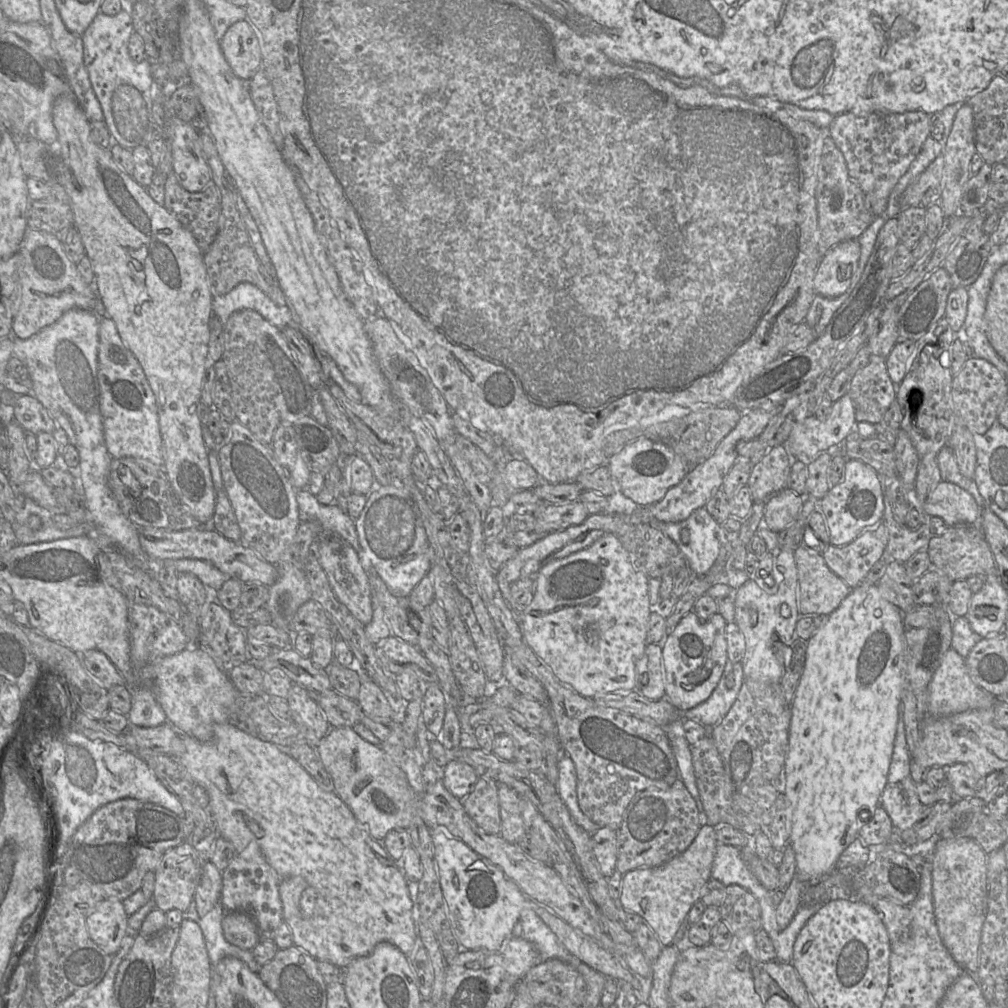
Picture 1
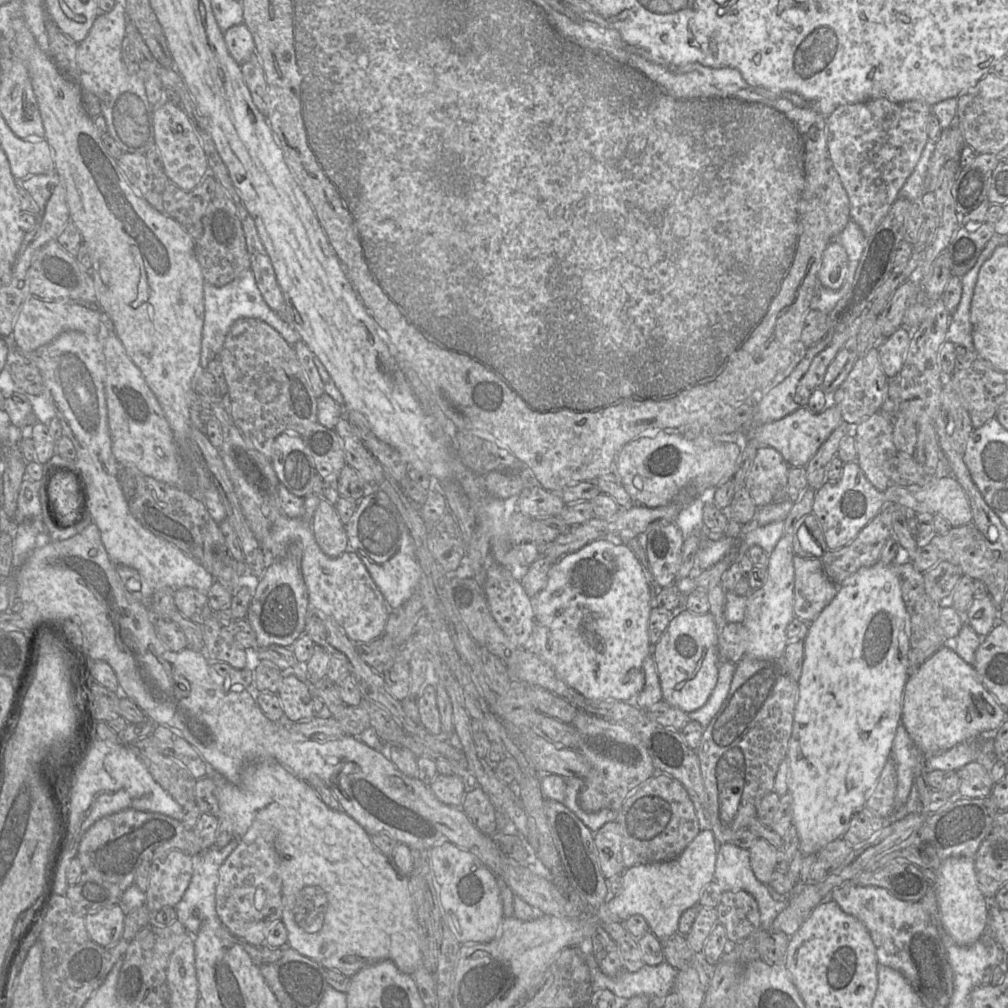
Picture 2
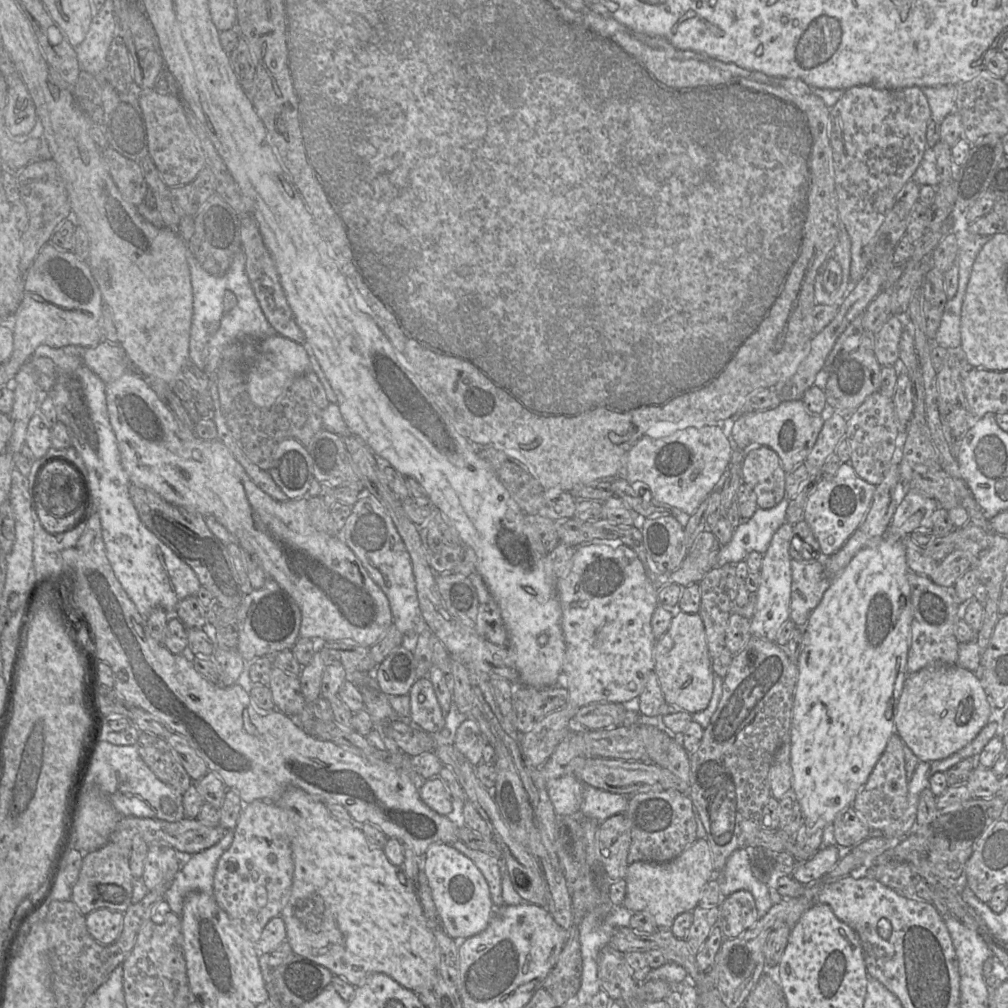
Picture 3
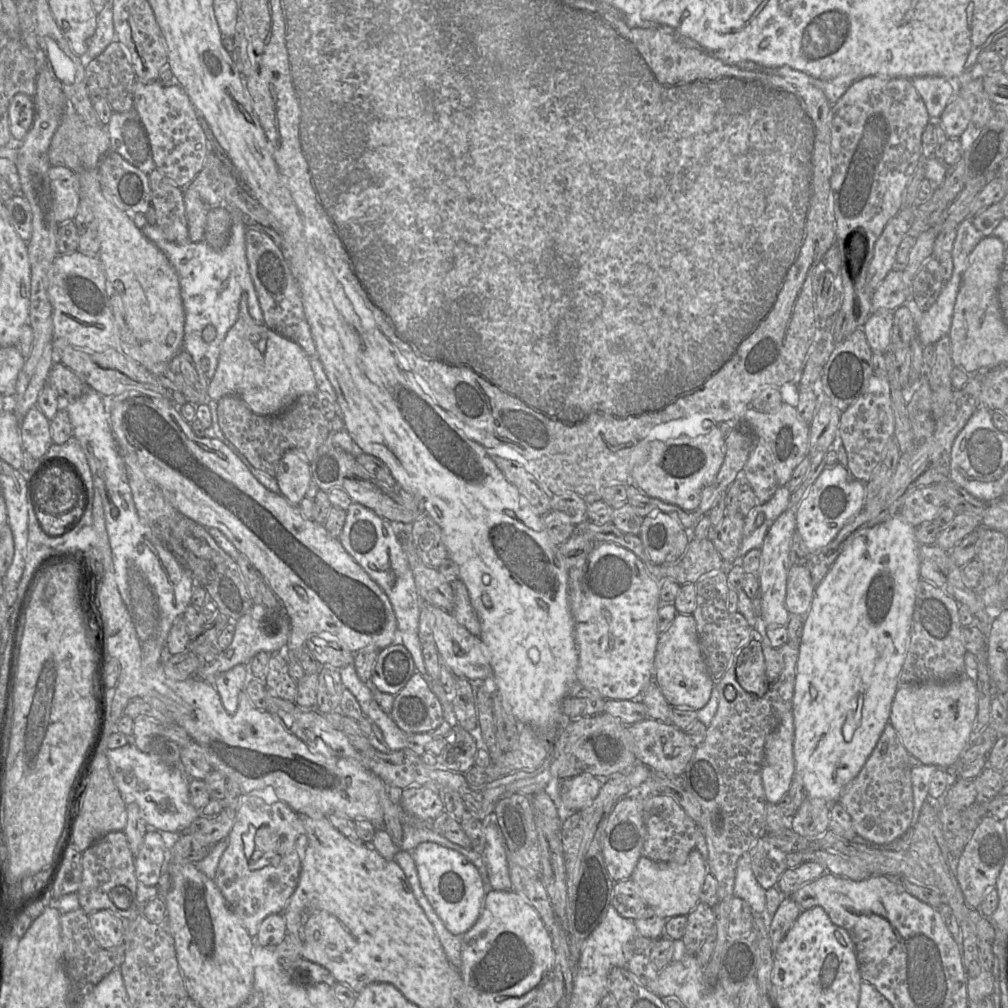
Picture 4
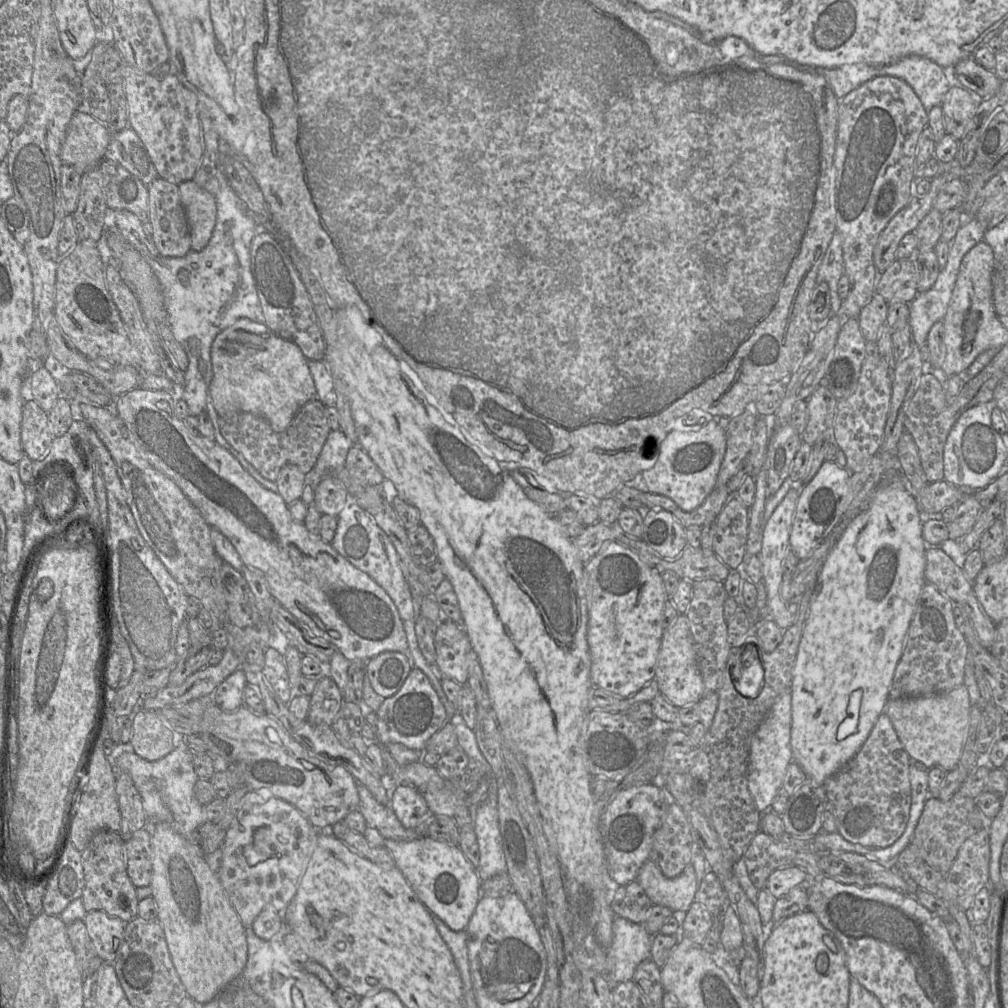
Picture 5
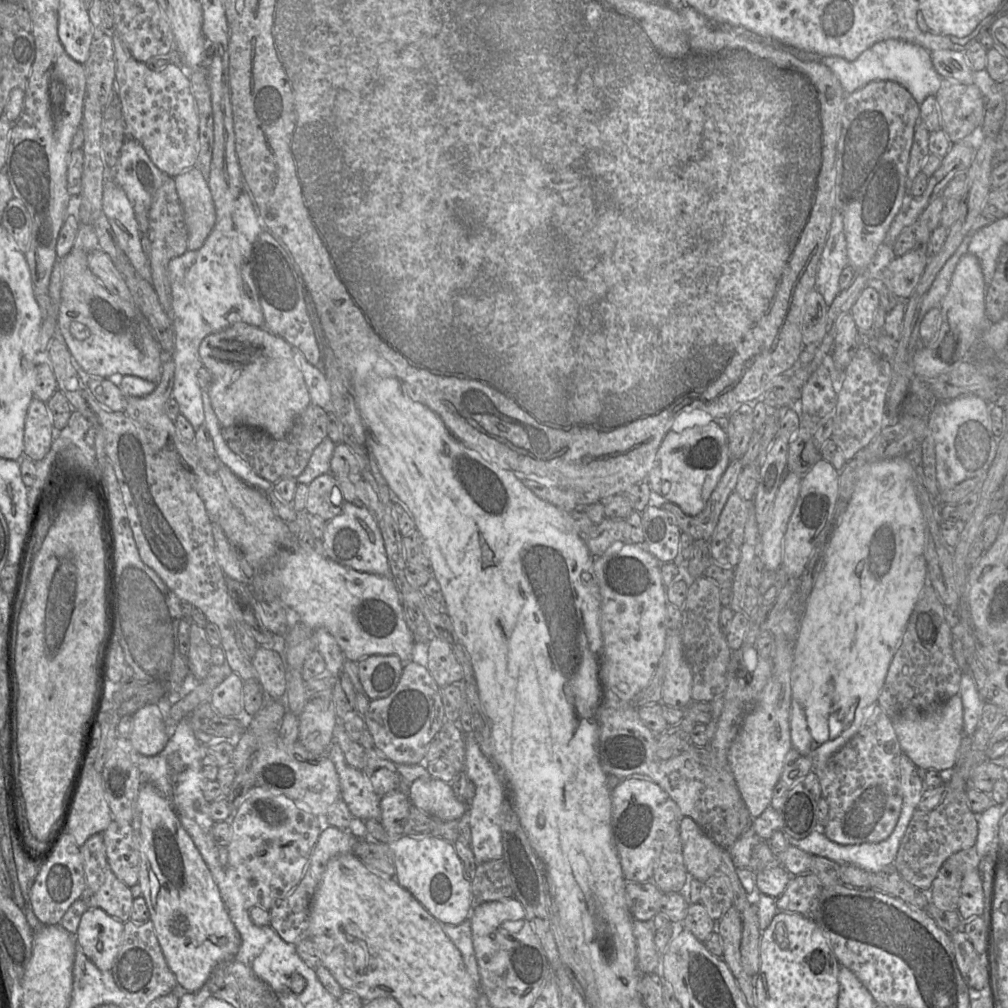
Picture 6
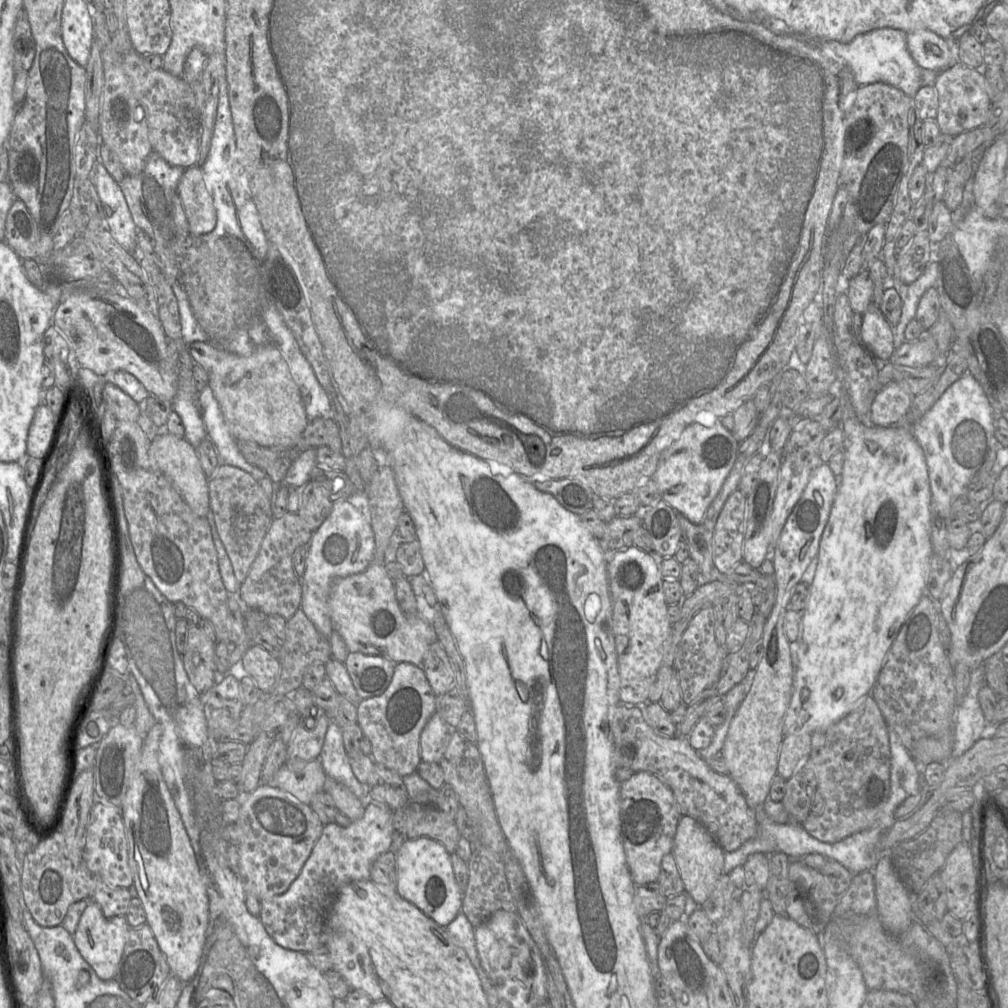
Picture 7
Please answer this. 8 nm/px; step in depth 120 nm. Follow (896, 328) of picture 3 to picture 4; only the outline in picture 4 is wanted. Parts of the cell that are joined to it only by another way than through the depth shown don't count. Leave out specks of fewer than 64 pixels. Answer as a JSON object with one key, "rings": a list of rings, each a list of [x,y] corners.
{"rings":[[[873,311],[866,320],[863,331],[872,351],[885,353],[891,349],[891,331],[893,326],[893,311]]]}

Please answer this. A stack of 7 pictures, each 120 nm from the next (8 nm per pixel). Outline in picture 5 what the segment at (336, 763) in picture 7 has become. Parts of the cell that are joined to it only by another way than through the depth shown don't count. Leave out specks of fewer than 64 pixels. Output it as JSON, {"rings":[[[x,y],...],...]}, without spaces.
{"rings":[[[357,782],[359,795],[358,810],[363,814],[367,826],[377,829],[384,838],[411,841],[422,837],[415,828],[405,828],[398,820],[390,805],[378,802],[371,791]]]}

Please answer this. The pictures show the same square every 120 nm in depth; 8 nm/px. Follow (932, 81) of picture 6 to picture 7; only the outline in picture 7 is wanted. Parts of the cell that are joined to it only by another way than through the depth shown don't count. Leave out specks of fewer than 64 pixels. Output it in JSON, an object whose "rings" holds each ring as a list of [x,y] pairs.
{"rings":[[[880,28],[857,35],[848,43],[833,44],[831,49],[850,67],[858,86],[881,82],[914,98],[924,85],[924,71],[911,57],[906,43],[907,32],[896,28]]]}

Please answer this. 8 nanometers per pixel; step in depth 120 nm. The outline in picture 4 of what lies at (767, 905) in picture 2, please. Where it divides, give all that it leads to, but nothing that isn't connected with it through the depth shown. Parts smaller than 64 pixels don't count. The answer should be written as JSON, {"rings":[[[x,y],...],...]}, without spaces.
{"rings":[[[744,853],[738,860],[734,895],[746,901],[755,914],[765,915],[766,890],[759,884],[753,873],[748,853]]]}

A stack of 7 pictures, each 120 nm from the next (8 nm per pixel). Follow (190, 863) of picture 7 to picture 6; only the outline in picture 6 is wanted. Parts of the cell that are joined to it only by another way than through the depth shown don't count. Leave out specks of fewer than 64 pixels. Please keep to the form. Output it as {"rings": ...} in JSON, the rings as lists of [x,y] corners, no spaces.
{"rings":[[[143,783],[140,787],[131,825],[138,839],[140,853],[138,885],[147,903],[150,921],[164,958],[175,975],[178,989],[195,992],[205,984],[216,964],[237,954],[241,944],[239,932],[229,917],[220,891],[199,850],[168,800],[150,783]]]}

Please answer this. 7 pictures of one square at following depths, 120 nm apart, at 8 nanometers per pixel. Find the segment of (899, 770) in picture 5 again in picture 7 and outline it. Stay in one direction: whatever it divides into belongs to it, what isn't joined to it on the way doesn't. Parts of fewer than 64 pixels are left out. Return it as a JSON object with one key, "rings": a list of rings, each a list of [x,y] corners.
{"rings":[[[871,695],[858,702],[853,710],[825,730],[812,733],[809,755],[817,779],[817,789],[825,803],[821,814],[812,812],[802,823],[814,838],[827,843],[838,842],[851,834],[872,827],[881,815],[890,789],[890,747],[887,724]]]}

